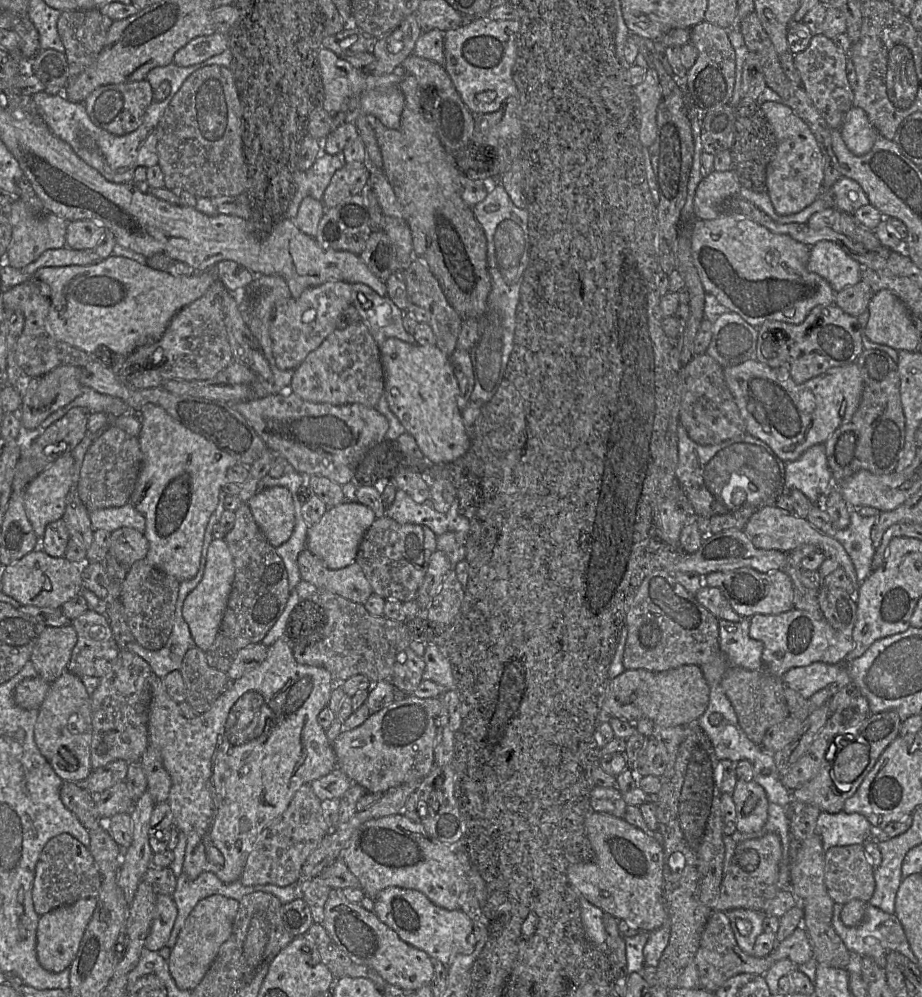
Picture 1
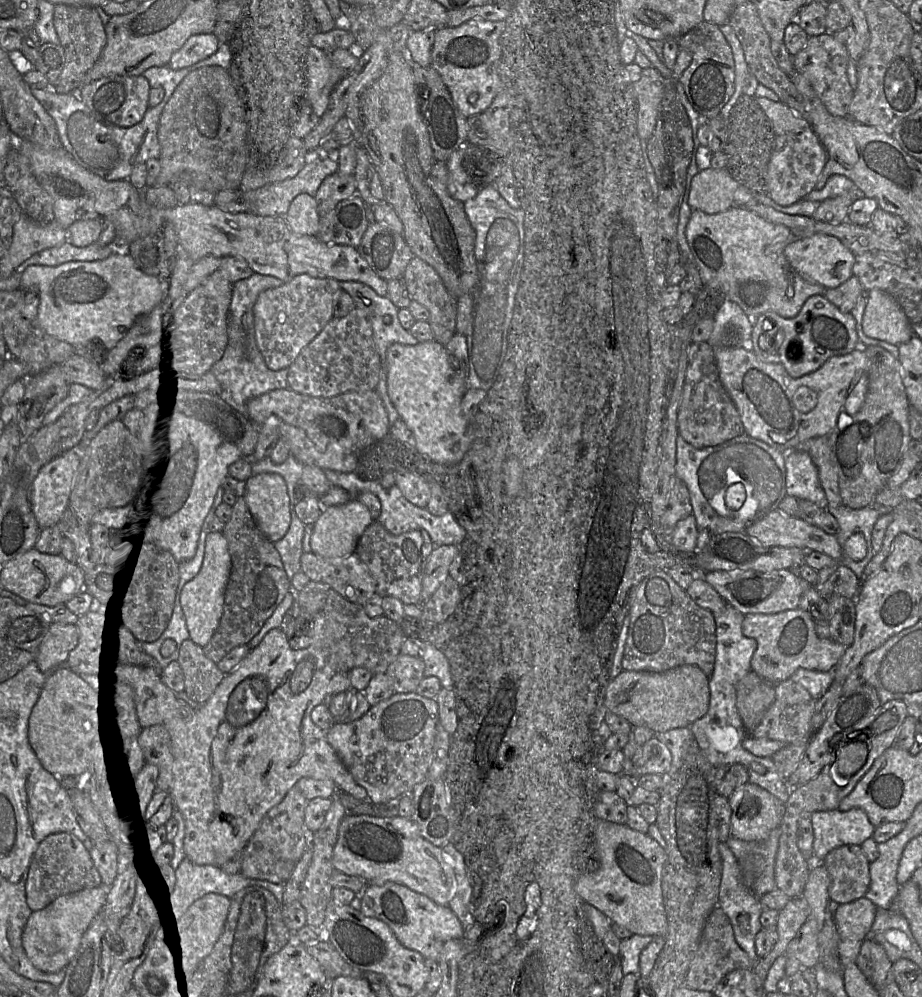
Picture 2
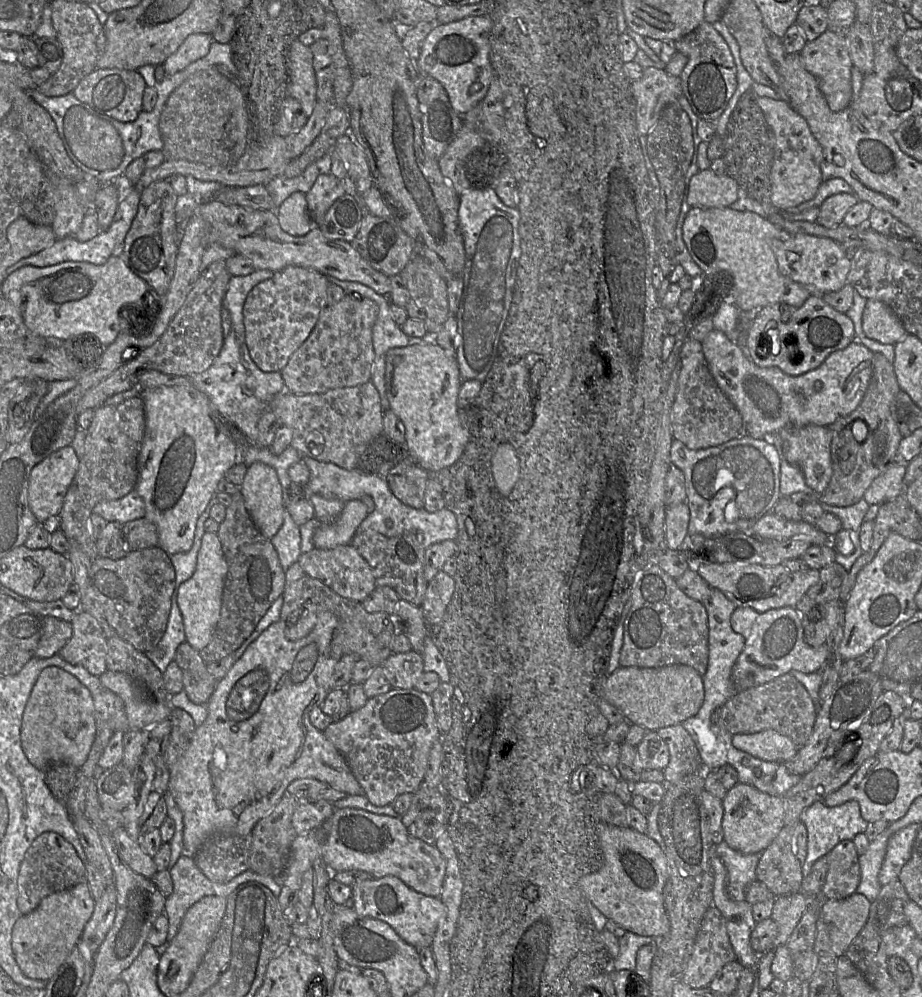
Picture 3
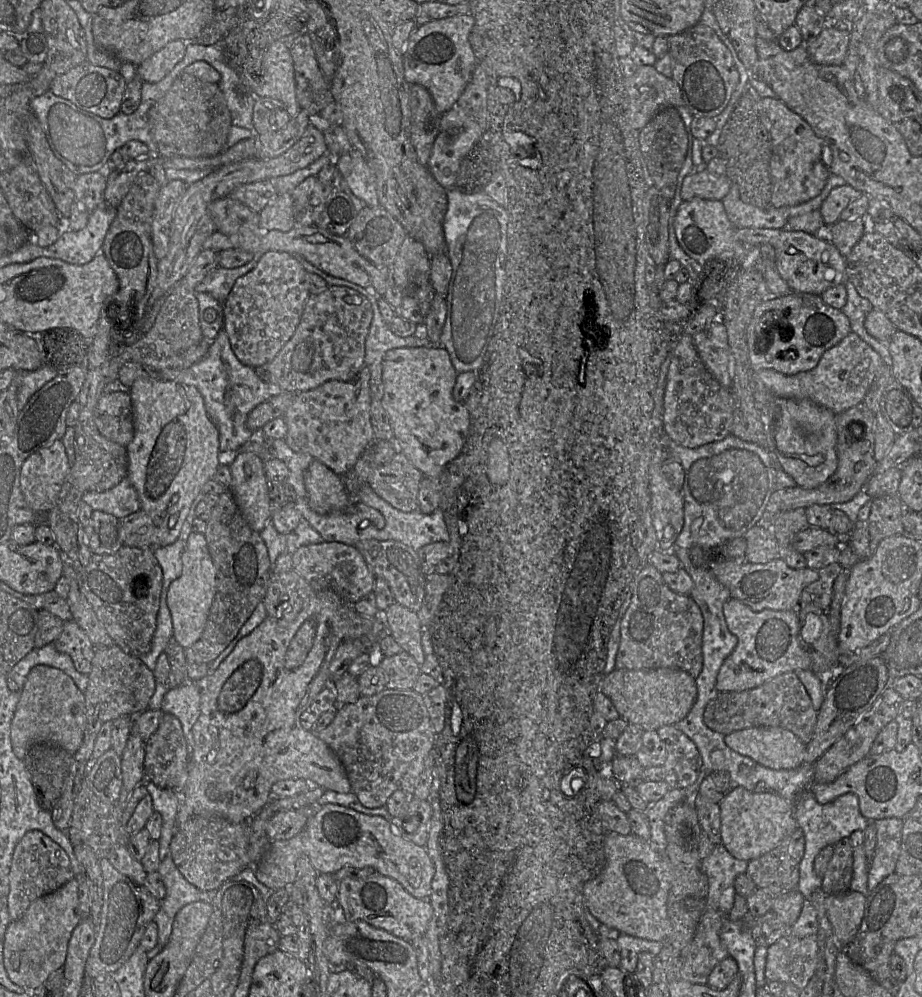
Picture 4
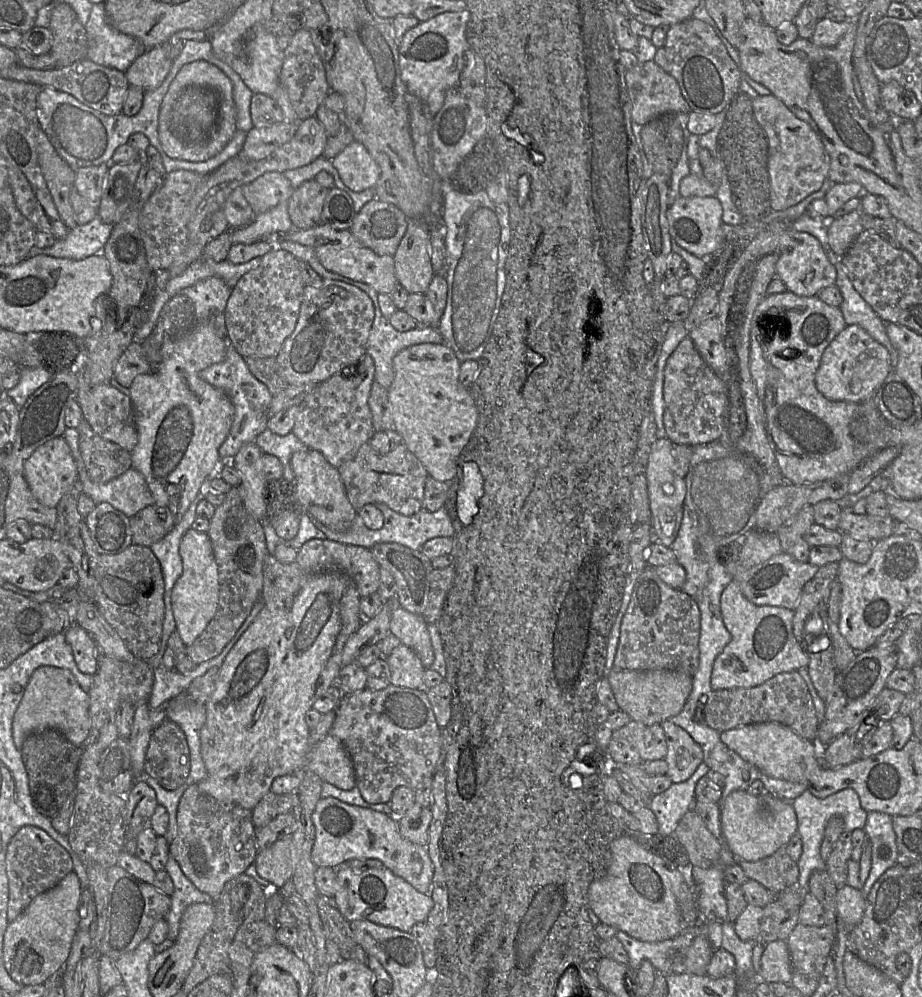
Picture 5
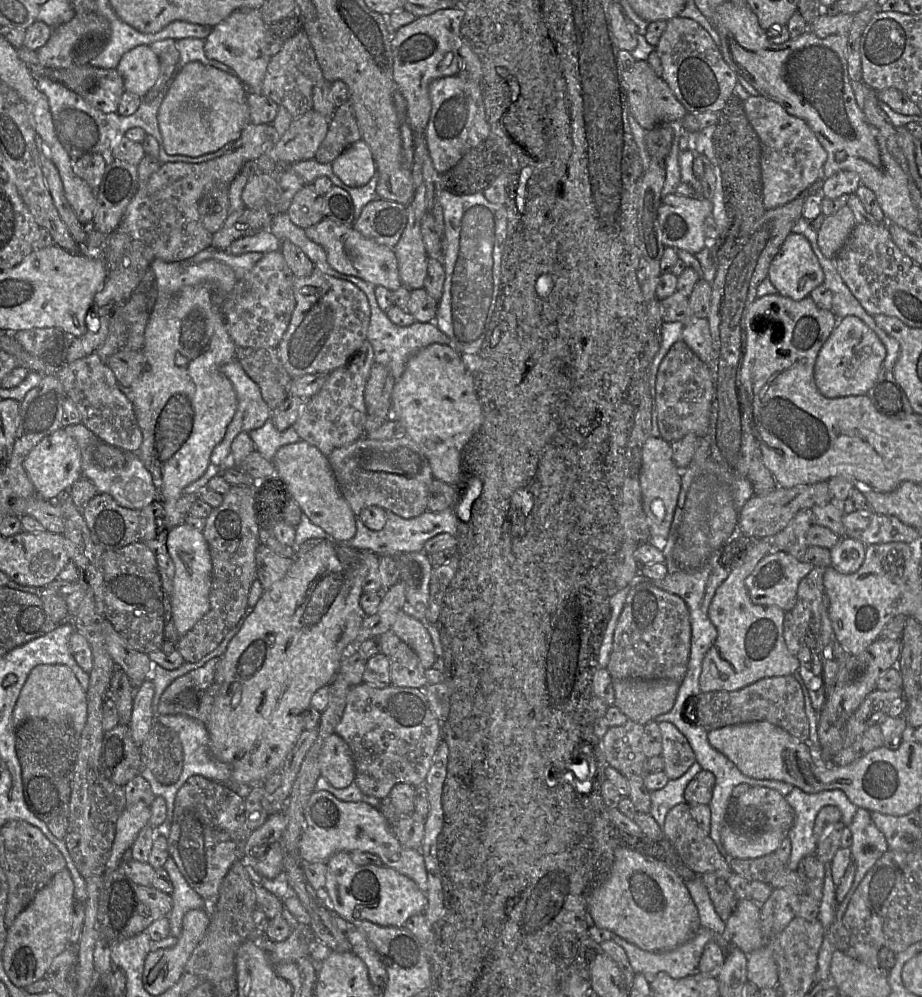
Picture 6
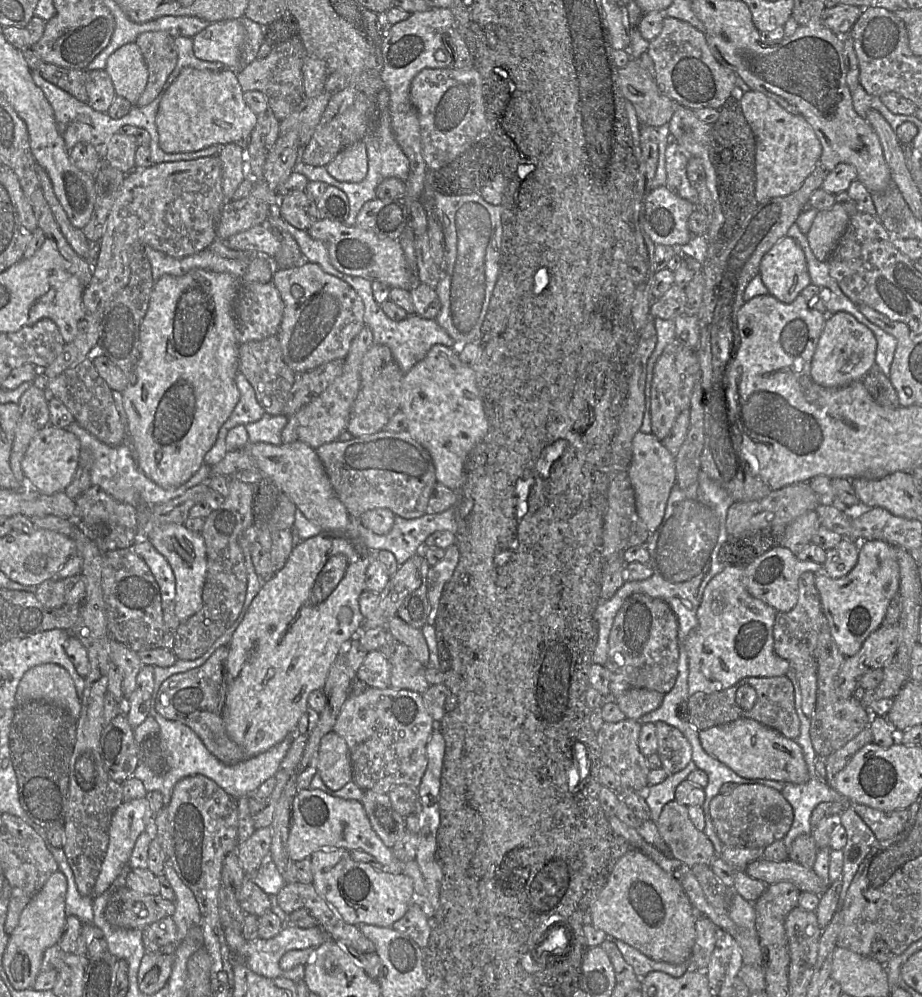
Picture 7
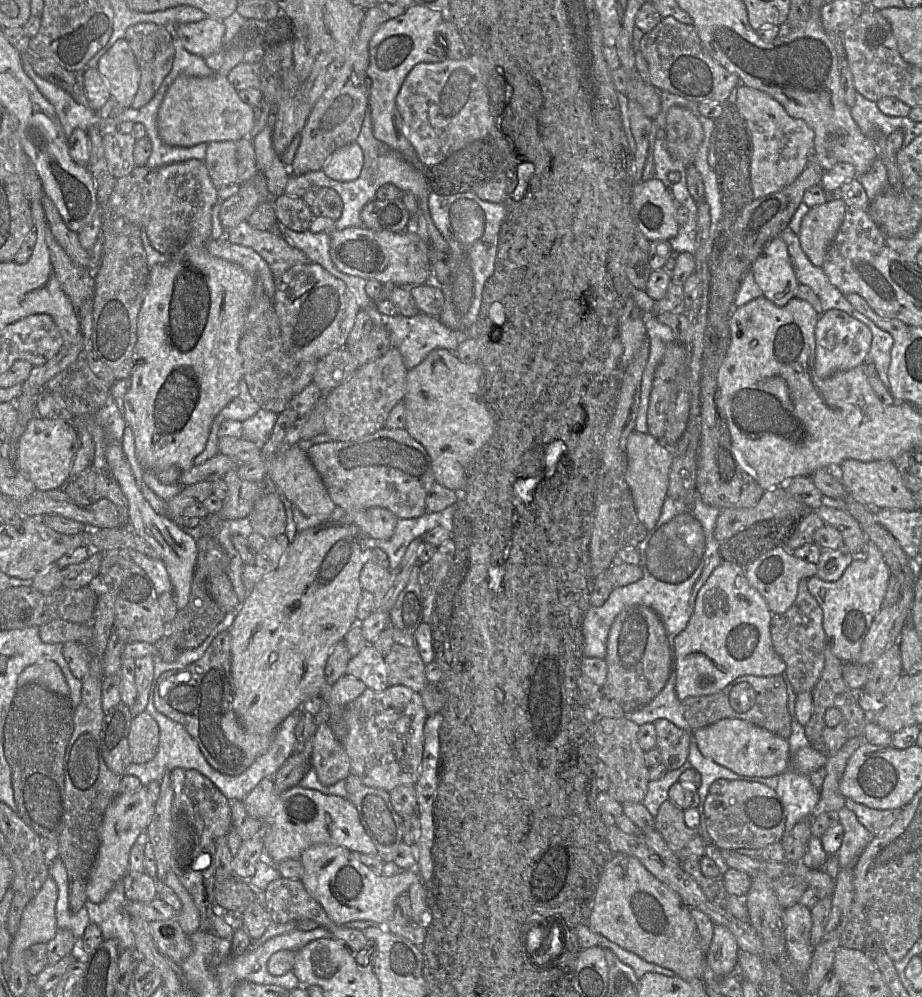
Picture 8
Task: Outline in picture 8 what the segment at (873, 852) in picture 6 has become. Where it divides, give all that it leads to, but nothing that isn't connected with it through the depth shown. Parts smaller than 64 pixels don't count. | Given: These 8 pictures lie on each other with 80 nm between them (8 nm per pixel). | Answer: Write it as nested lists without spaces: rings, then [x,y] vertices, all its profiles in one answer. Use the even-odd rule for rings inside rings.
[[[846,807],[839,810],[839,822],[844,828],[843,841],[836,853],[840,868],[855,867],[859,856],[870,844],[874,835],[863,826],[854,812]]]

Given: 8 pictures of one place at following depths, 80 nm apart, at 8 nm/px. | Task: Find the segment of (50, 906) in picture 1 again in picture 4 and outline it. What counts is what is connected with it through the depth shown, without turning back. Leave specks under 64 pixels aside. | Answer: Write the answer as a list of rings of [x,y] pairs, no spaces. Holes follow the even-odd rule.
[[[40,830],[27,832],[16,845],[12,858],[9,897],[9,909],[12,919],[15,920],[21,917],[38,898],[61,888],[79,875],[84,874],[81,873],[81,866],[76,856],[69,856],[59,844]]]

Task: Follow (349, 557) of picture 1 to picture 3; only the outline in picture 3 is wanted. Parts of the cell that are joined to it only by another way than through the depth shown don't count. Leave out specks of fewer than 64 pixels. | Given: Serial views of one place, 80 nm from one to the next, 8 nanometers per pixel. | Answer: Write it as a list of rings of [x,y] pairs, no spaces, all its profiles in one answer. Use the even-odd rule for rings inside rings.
[[[360,500],[346,502],[334,521],[321,523],[316,529],[313,535],[314,547],[326,550],[351,543],[367,515],[367,507]]]

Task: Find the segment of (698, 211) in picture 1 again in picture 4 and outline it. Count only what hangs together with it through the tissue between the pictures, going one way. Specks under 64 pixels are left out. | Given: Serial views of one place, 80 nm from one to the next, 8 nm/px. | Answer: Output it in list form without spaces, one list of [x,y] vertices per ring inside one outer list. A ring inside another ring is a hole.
[[[706,170],[693,172],[682,182],[681,196],[683,201],[693,198],[720,200],[729,193],[733,182],[727,177],[714,177]]]

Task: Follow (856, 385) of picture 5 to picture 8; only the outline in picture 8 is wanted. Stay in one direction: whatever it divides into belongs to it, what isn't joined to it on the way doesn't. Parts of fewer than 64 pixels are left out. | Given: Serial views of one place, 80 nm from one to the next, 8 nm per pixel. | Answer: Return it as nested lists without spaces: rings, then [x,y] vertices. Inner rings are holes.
[[[831,309],[819,315],[815,326],[815,374],[820,378],[828,378],[833,374],[853,369],[867,362],[872,342],[870,328],[838,309]]]

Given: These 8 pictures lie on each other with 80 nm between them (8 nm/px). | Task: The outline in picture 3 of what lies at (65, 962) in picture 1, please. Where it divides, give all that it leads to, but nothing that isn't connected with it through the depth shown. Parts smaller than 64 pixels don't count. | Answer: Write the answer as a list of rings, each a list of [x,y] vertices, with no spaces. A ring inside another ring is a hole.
[[[85,881],[45,897],[35,910],[22,915],[13,926],[11,946],[14,959],[23,975],[30,979],[48,981],[77,946],[94,907],[95,900]]]

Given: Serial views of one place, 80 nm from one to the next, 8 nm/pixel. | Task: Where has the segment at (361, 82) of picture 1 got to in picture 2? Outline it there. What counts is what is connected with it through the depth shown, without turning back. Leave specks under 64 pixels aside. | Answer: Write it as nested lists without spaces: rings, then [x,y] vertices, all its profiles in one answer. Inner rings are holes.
[[[310,46],[306,56],[307,66],[307,100],[319,117],[323,115],[330,100],[330,94],[345,73],[337,69],[330,55],[315,46]]]

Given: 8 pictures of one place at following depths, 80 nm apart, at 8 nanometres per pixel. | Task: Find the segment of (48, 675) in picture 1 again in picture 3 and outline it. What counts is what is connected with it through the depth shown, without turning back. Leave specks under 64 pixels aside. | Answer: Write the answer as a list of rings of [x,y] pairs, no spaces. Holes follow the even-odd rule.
[[[53,616],[43,618],[43,634],[34,652],[34,657],[49,658],[57,654],[72,636],[71,622]]]

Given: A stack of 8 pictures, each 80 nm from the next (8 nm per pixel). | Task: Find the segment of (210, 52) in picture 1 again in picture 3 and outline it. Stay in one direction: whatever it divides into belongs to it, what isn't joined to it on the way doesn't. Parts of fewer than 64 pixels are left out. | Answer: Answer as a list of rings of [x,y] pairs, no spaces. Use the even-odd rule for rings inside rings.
[[[210,34],[189,35],[162,65],[155,67],[156,81],[161,81],[204,57],[209,52],[212,42]]]

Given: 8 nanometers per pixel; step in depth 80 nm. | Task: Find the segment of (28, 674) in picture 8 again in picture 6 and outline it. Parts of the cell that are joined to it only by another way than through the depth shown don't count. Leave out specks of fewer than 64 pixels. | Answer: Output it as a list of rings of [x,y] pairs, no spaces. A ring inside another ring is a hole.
[[[60,664],[34,667],[23,685],[14,709],[16,725],[29,718],[41,718],[70,725],[80,736],[87,721],[87,697],[70,668]]]

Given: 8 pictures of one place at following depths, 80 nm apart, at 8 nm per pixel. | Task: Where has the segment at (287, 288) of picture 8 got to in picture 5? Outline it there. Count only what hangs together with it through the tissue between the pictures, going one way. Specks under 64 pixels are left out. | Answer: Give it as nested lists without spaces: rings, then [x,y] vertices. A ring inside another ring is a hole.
[[[325,279],[322,281],[322,285],[319,287],[314,287],[311,285],[306,285],[303,291],[303,298],[301,302],[300,312],[296,327],[293,333],[284,341],[281,350],[279,351],[276,360],[278,367],[280,369],[280,373],[283,378],[286,380],[288,385],[303,385],[310,382],[320,384],[321,382],[329,379],[331,376],[335,374],[349,374],[353,366],[357,366],[361,357],[367,353],[367,340],[369,336],[369,332],[371,330],[373,321],[374,321],[375,311],[371,298],[359,288],[349,285],[347,283]]]

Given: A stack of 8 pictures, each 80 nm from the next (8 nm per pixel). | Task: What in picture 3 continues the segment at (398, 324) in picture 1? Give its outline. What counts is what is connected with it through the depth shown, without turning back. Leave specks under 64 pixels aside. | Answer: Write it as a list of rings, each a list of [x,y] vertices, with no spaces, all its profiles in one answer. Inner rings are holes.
[[[326,276],[329,282],[339,286],[346,294],[359,294],[371,299],[378,307],[377,319],[372,328],[372,345],[374,359],[372,363],[371,381],[379,393],[383,412],[390,408],[385,387],[385,355],[389,349],[423,344],[428,338],[415,338],[405,335],[393,321],[388,296],[379,295],[364,284],[354,281],[343,281]]]

